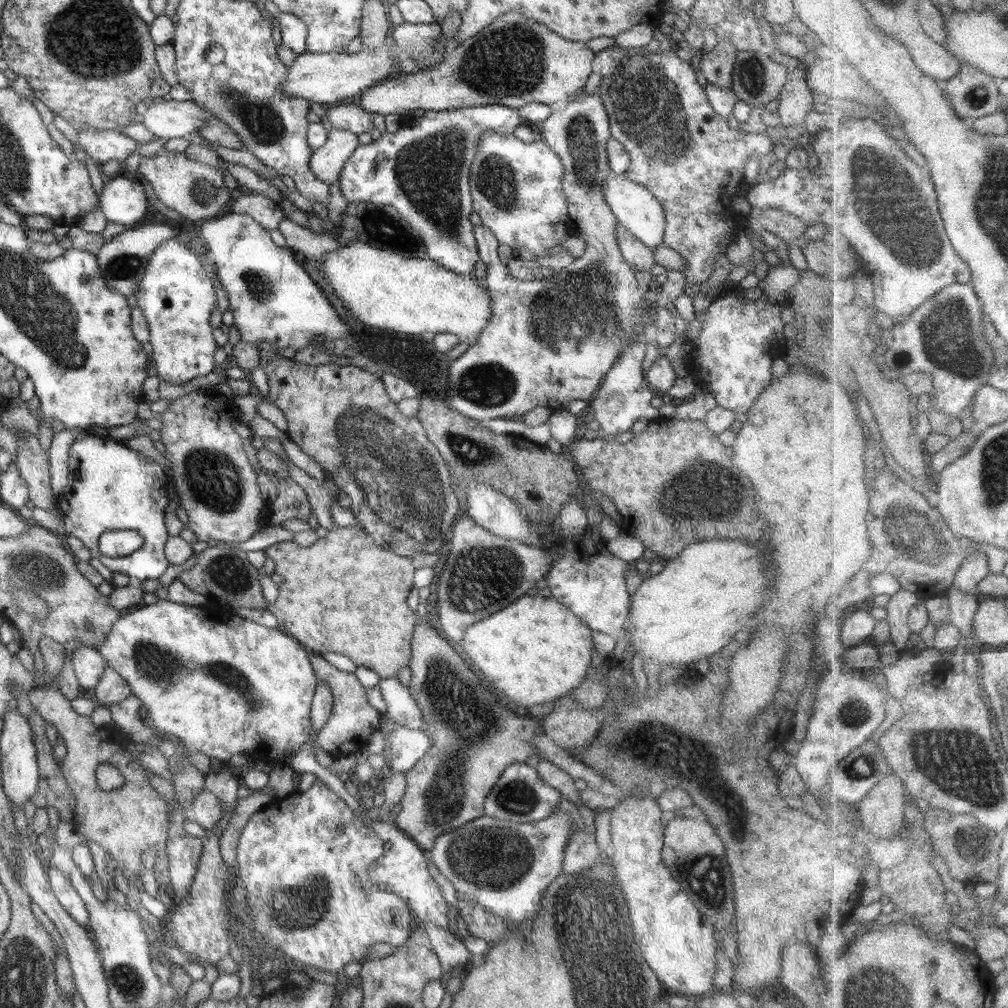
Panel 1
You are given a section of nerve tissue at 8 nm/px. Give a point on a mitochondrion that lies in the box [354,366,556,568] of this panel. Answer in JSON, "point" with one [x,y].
{"point":[470,453]}

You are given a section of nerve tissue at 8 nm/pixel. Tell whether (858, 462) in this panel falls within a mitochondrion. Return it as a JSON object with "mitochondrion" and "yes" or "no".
{"mitochondrion":"no"}

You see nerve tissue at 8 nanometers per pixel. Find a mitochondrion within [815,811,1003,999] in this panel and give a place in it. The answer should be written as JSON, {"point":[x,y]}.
{"point":[858,975]}

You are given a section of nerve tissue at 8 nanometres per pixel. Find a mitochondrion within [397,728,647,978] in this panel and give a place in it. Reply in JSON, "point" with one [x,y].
{"point":[492,857]}

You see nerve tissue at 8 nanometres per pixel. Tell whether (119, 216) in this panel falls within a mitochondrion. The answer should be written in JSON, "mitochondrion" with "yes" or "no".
{"mitochondrion":"no"}

